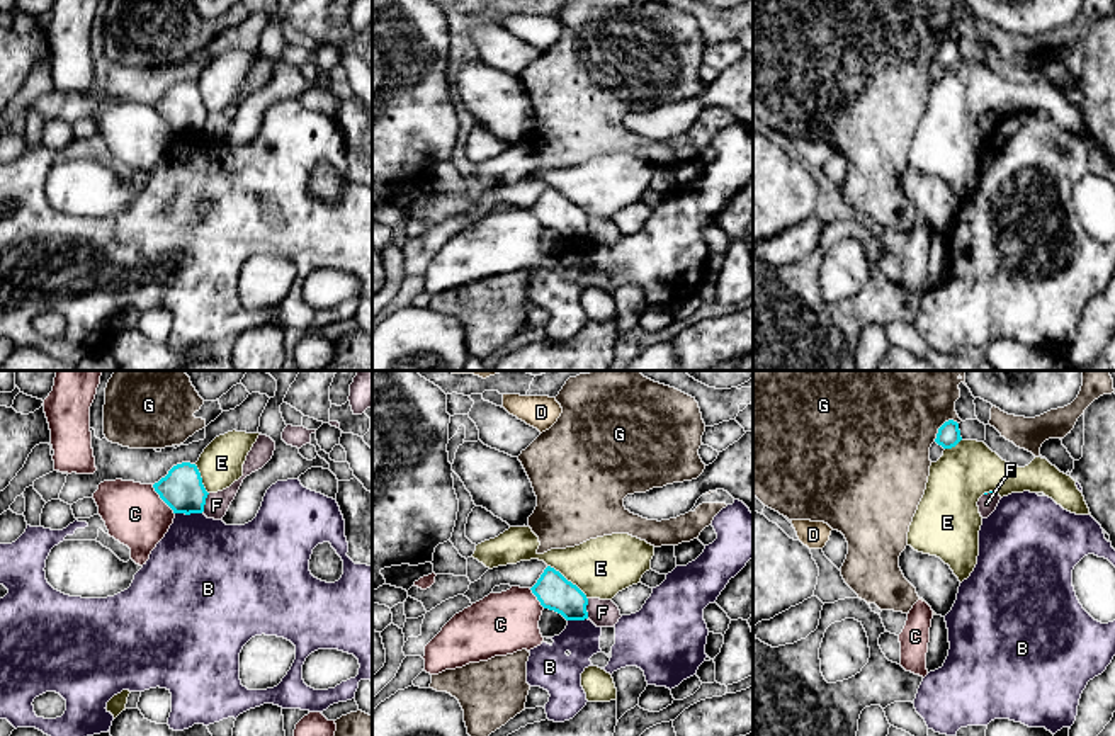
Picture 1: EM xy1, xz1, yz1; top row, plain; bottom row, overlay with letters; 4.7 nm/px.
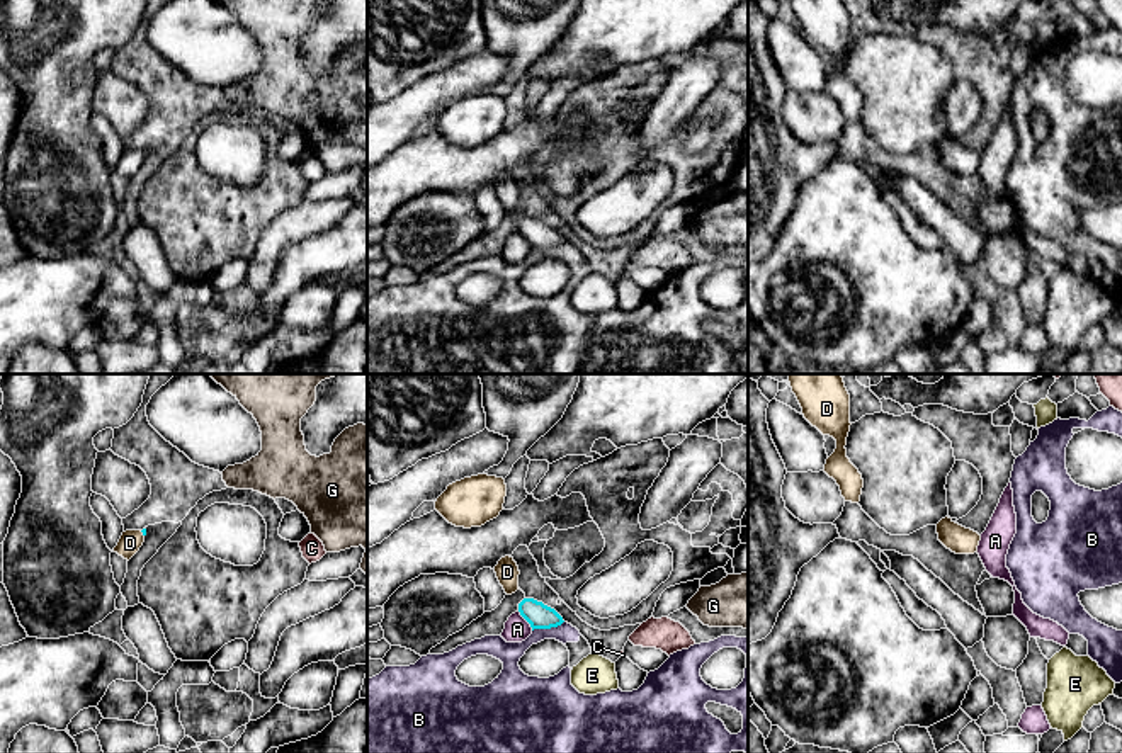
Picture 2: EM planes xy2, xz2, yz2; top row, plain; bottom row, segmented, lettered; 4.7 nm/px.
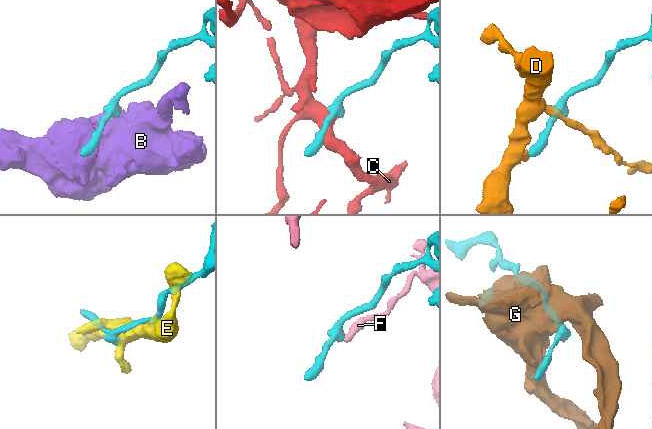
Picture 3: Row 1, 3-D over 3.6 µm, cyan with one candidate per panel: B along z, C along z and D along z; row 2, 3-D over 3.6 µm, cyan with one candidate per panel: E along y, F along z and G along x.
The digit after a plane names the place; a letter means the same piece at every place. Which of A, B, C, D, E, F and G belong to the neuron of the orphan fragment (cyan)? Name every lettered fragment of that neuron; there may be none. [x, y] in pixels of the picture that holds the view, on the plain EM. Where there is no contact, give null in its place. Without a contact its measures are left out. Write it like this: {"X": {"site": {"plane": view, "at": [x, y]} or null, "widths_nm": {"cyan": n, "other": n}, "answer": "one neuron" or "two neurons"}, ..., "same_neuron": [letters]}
{"A": {"site": {"plane": "xz2", "at": [526, 238]}, "widths_nm": {"cyan": 120, "other": 120}, "answer": "two neurons"}, "B": {"site": {"plane": "xz2", "at": [548, 247]}, "widths_nm": {"cyan": 120, "other": 110}, "answer": "two neurons"}, "C": {"site": {"plane": "xy1", "at": [162, 118]}, "widths_nm": {"cyan": 200, "other": 280}, "answer": "two neurons"}, "D": {"site": {"plane": "xy2", "at": [143, 153]}, "widths_nm": {"cyan": 20, "other": 110}, "answer": "one neuron"}, "E": {"site": {"plane": "xz1", "at": [566, 199]}, "widths_nm": {"cyan": 170, "other": 280}, "answer": "two neurons"}, "F": {"site": {"plane": "xy1", "at": [204, 123]}, "widths_nm": {"cyan": 200, "other": 110}, "answer": "two neurons"}, "G": {"site": {"plane": "yz1", "at": [942, 45]}, "widths_nm": {"cyan": 110, "other": 440}, "answer": "two neurons"}, "same_neuron": ["D"]}

